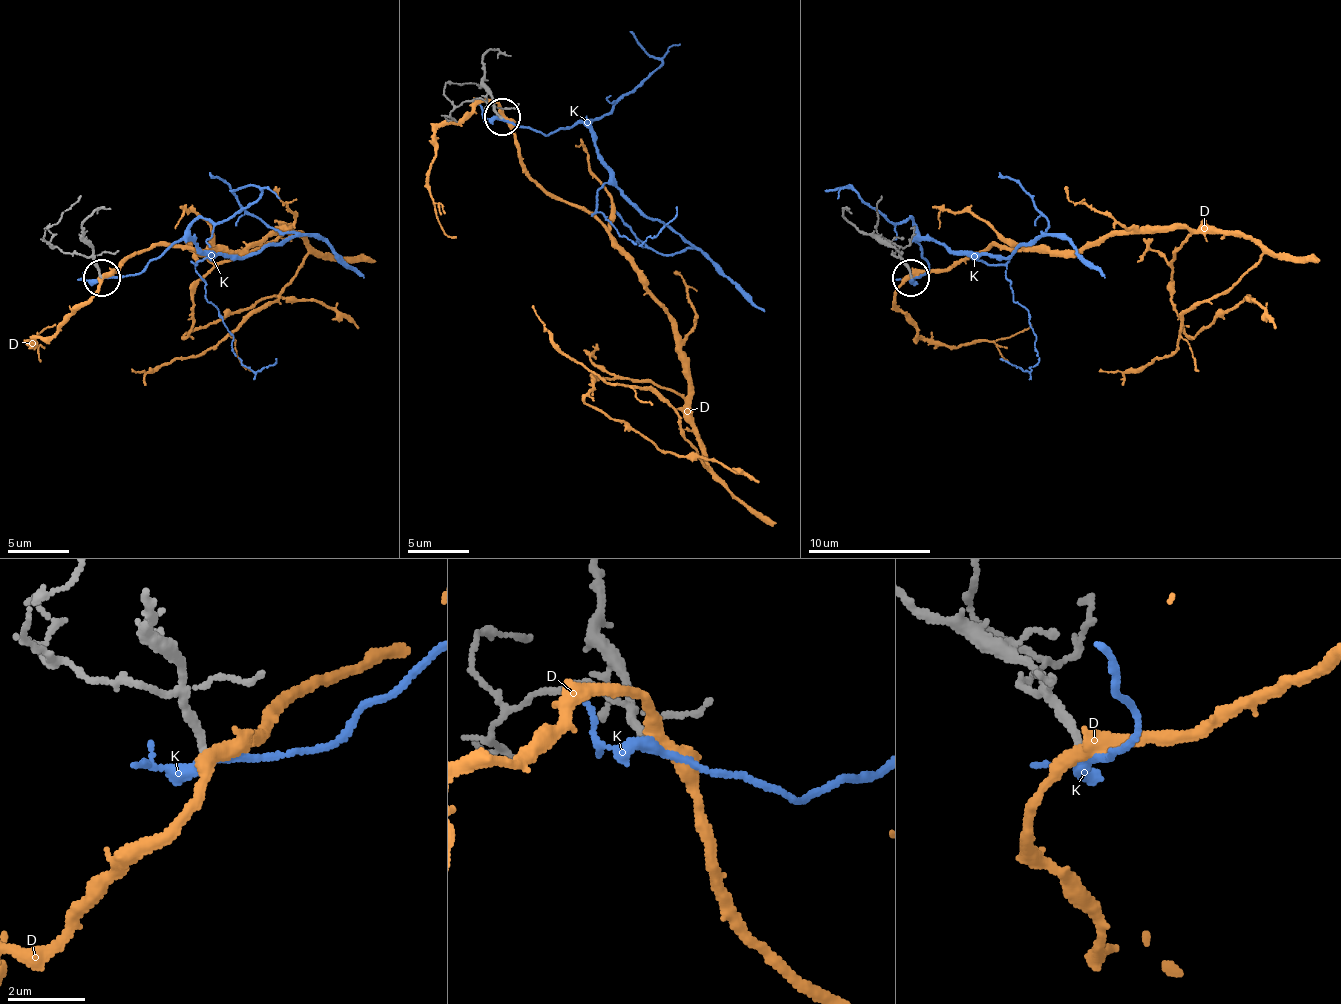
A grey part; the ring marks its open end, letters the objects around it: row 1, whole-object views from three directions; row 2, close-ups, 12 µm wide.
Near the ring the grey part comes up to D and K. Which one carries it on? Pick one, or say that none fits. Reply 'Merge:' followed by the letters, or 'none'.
Merge: none

